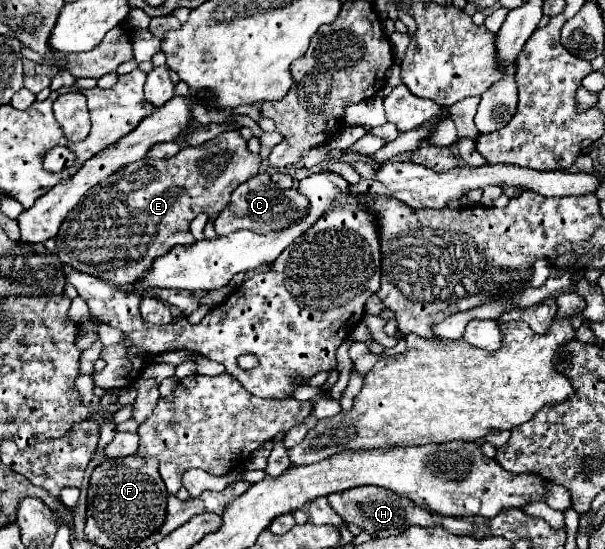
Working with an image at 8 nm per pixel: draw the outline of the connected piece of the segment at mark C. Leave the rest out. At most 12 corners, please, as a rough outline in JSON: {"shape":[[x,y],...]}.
{"shape":[[268,173],[244,181],[214,219],[218,235],[268,233],[304,217],[308,199]]}

